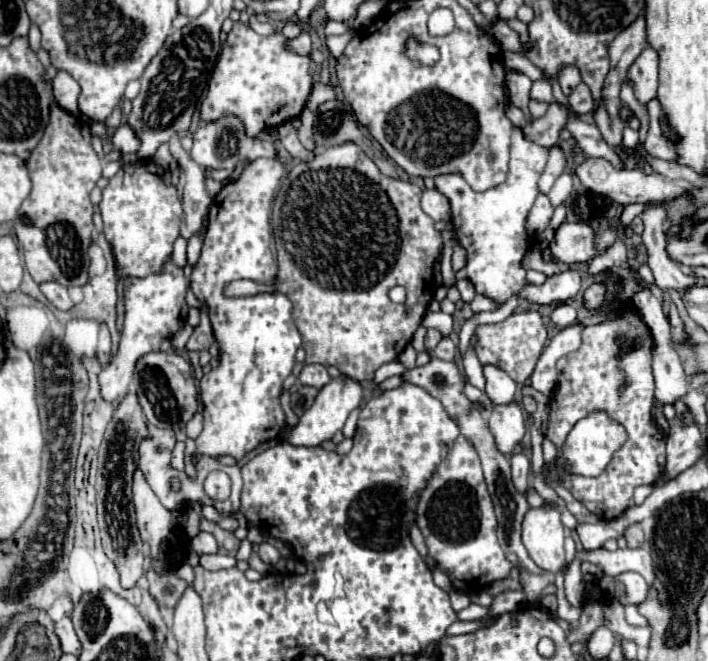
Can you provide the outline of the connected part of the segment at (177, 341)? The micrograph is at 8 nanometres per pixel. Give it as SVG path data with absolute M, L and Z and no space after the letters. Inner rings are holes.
M185 324L185 326L171 338L173 348L175 348L175 350L183 350L185 344L187 344L187 341L189 340L189 336L191 336L191 332L193 332L193 328L191 328L189 324Z

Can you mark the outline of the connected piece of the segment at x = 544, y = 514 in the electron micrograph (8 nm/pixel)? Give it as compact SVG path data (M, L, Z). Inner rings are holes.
M543 504L541 508L529 508L523 518L523 546L531 560L553 574L565 568L565 528L561 524L561 512Z

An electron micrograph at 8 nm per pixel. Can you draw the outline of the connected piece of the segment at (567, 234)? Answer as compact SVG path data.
M563 222L551 242L551 252L557 262L575 264L589 262L597 256L597 234L581 222Z

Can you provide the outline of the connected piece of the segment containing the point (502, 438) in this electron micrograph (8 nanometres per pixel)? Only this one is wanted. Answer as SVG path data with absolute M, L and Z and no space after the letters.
M517 402L495 406L489 418L489 428L495 436L497 448L505 454L511 454L526 430L526 417Z

